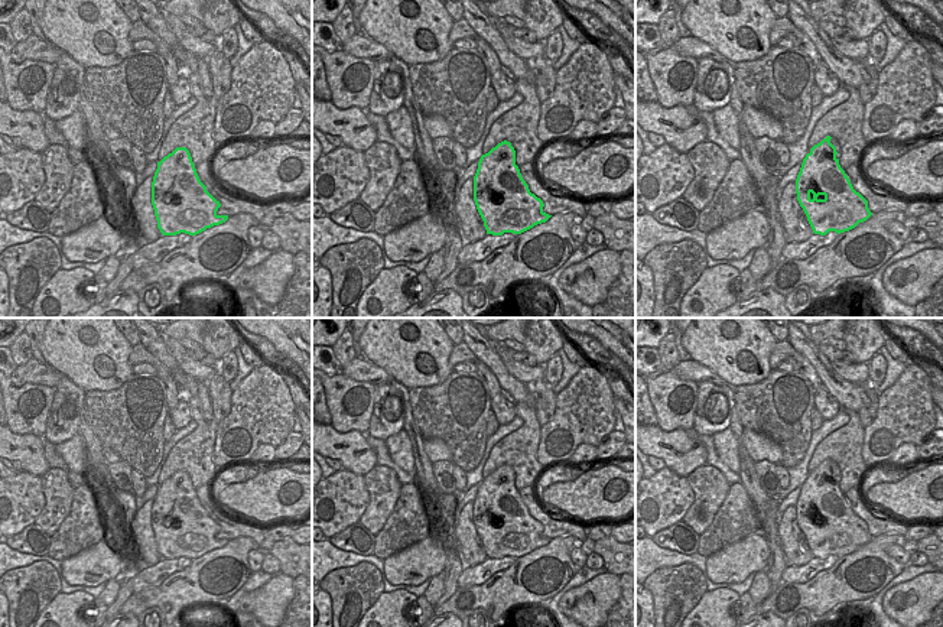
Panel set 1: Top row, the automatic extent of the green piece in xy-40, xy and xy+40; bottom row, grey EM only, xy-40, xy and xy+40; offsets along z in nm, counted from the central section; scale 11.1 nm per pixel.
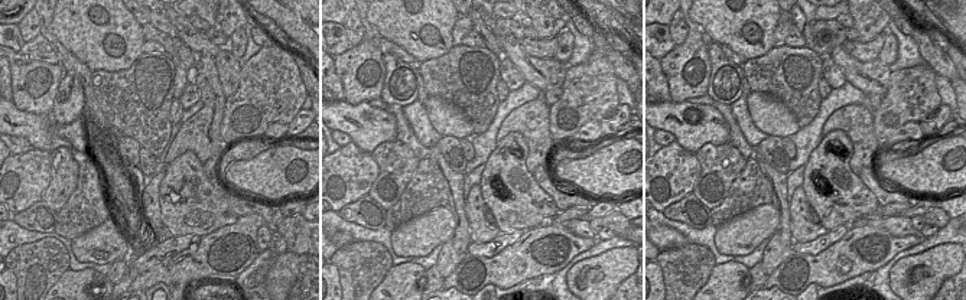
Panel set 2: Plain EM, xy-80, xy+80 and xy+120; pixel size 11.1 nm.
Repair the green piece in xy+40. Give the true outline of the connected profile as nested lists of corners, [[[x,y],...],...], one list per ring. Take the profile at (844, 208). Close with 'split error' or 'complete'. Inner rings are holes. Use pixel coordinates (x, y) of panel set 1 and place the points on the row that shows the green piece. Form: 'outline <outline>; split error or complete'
outline [[[825,136],[800,163],[796,194],[814,234],[838,234],[866,221],[872,212],[868,201],[853,189],[839,165],[840,146]]]; split error

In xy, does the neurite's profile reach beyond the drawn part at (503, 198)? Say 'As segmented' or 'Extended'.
As segmented

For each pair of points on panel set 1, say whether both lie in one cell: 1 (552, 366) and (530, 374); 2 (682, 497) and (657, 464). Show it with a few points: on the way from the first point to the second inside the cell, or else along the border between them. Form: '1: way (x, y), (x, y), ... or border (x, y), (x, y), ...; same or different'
1: border (546, 363), (543, 377); different
2: border (665, 465), (657, 471); different

